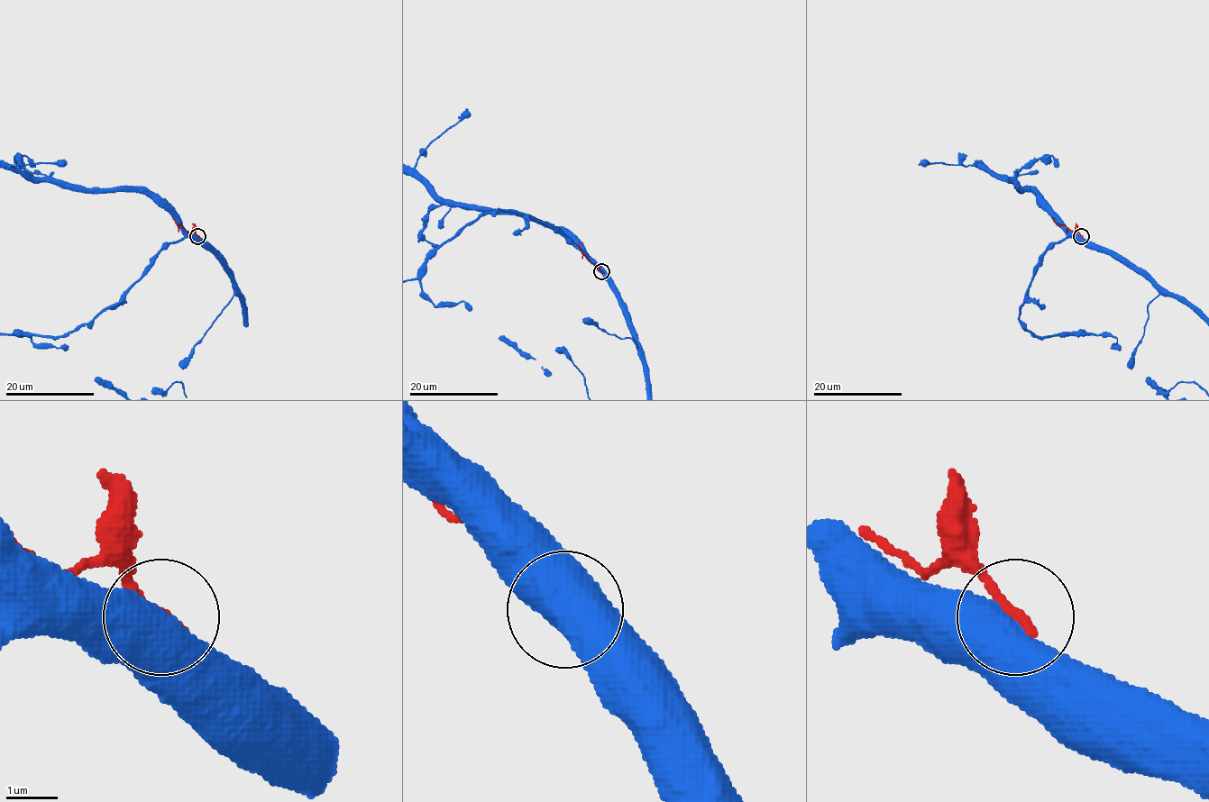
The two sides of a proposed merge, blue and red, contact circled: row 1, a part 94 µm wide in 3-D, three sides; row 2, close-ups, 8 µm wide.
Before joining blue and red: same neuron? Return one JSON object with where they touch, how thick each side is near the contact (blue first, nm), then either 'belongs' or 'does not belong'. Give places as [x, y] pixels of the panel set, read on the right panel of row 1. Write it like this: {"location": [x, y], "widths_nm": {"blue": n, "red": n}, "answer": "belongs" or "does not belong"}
{"location": [1081, 236], "widths_nm": {"blue": 750, "red": 240}, "answer": "does not belong"}

